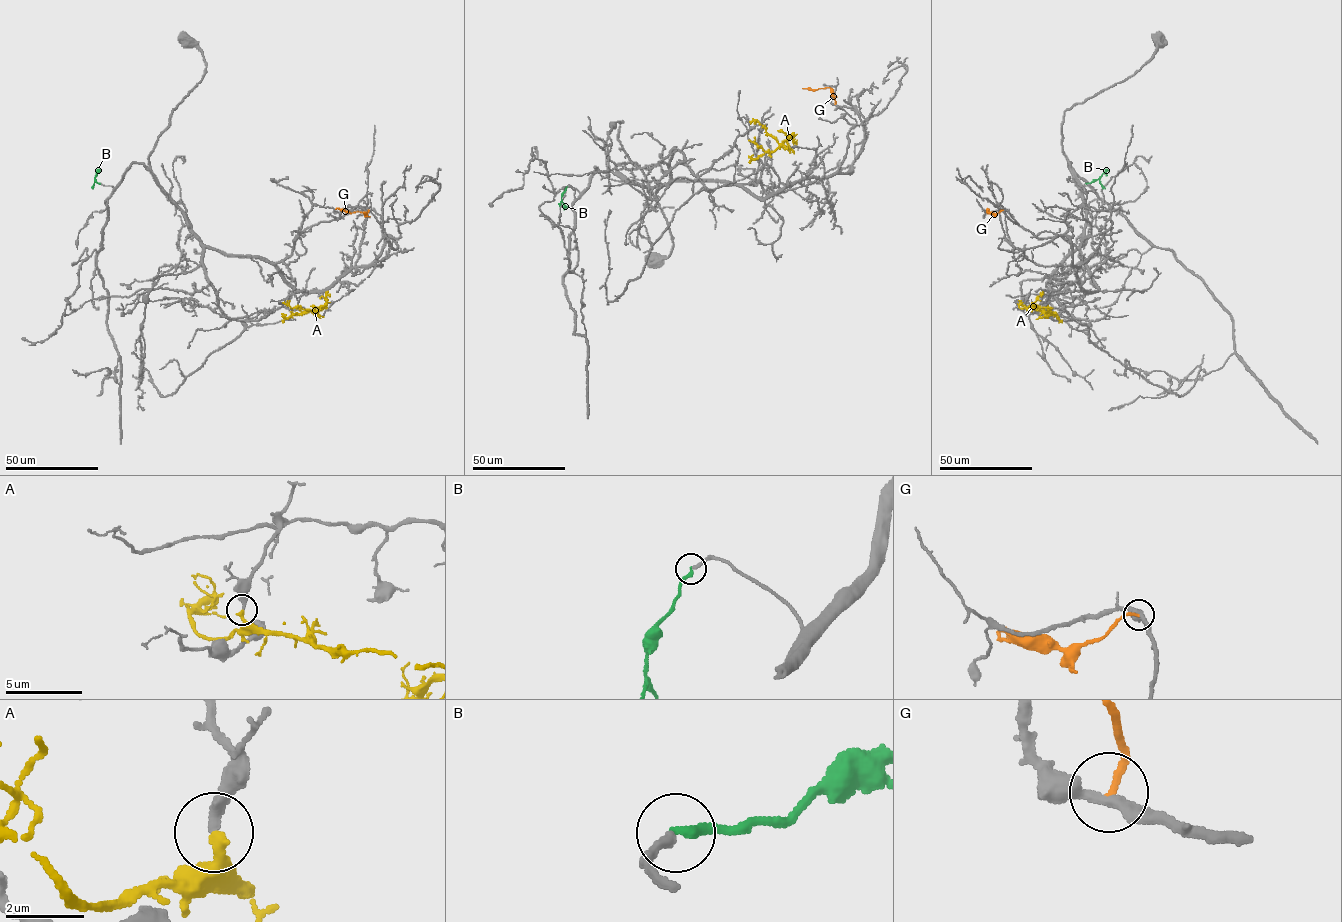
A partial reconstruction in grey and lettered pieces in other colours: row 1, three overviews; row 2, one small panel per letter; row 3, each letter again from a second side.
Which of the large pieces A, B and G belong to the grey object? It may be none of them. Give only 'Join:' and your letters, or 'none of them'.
Join: B

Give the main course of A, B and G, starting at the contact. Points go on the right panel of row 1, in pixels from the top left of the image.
A: (1024, 305), (1054, 315)
B: (1085, 183), (1097, 179), (1107, 169), (1108, 172)
G: (1003, 210), (989, 214), (987, 209)

